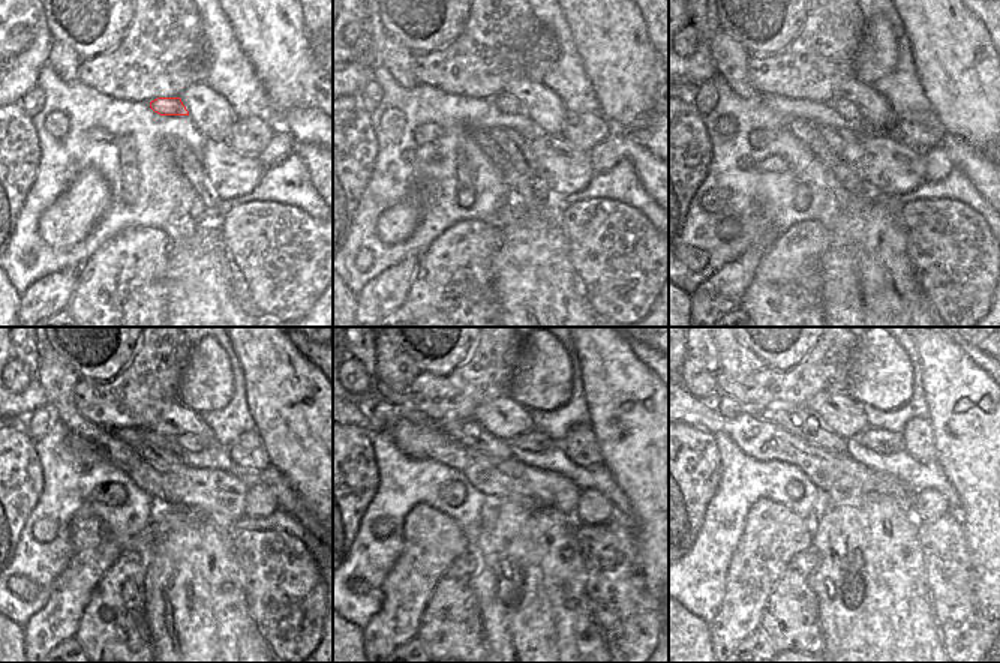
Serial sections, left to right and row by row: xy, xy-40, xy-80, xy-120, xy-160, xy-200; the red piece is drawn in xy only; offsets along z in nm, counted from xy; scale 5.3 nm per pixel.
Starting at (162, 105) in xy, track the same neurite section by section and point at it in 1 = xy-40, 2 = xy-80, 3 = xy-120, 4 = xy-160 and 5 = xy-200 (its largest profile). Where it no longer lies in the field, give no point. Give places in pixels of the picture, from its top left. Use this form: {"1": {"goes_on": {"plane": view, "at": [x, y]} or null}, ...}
{"1": {"goes_on": {"plane": "xy-40", "at": [507, 104]}}, "2": {"goes_on": {"plane": "xy-80", "at": [846, 108]}}, "3": {"goes_on": {"plane": "xy-120", "at": [191, 443]}}, "4": {"goes_on": {"plane": "xy-160", "at": [534, 440]}}, "5": {"goes_on": {"plane": "xy-200", "at": [882, 441]}}}

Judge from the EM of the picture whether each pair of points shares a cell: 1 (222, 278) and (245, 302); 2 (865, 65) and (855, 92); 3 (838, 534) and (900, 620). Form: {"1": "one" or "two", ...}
{"1": "two", "2": "two", "3": "one"}

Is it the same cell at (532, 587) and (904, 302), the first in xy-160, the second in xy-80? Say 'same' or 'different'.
same

